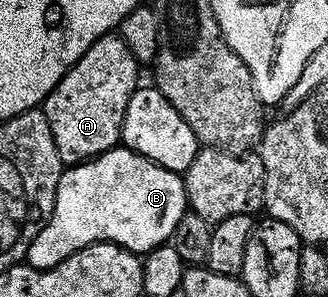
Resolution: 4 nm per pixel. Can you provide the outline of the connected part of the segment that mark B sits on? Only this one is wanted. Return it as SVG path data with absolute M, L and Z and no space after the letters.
M117 146L91 160L65 167L58 182L52 216L44 229L33 238L26 260L33 268L52 268L87 244L101 242L120 244L131 252L147 254L159 244L171 241L174 226L178 226L187 208L188 196L184 192L184 177L181 173L166 170L129 148Z

